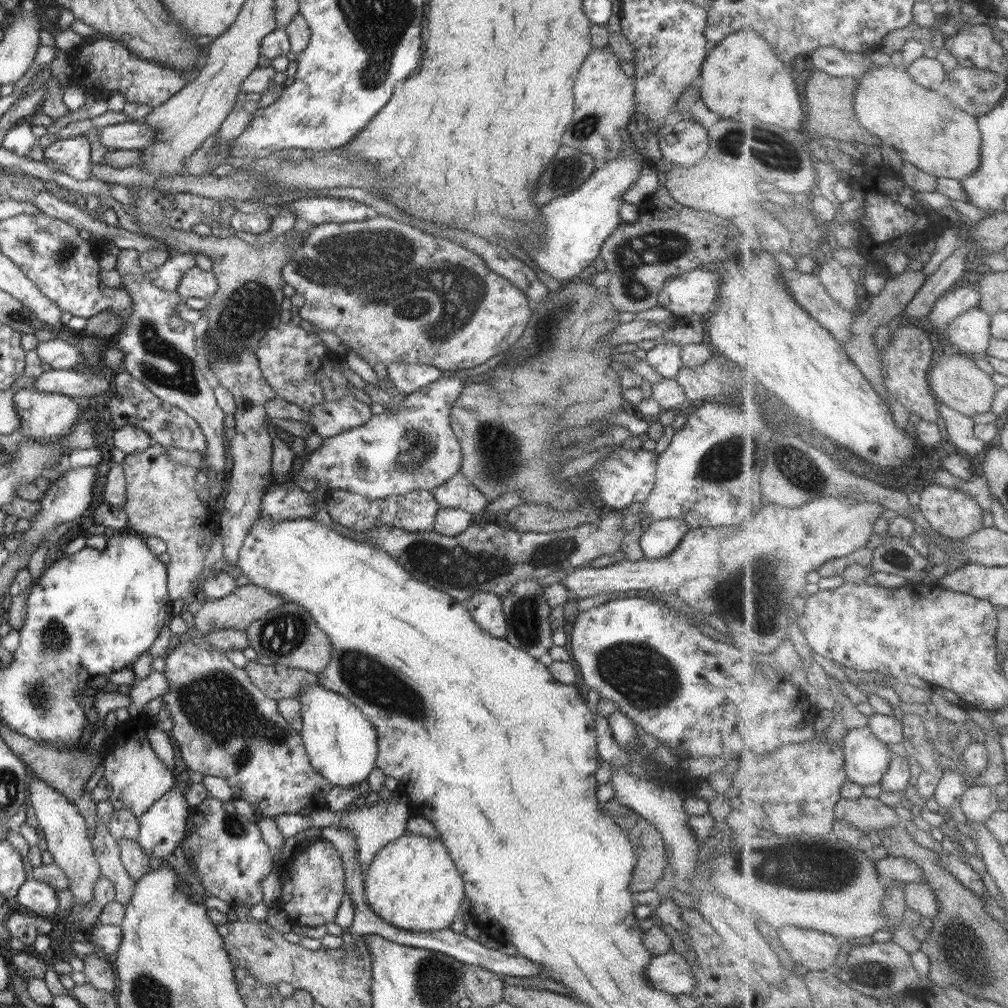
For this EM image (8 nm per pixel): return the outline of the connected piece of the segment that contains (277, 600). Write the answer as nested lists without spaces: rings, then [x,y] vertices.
[[[249,583],[236,587],[224,598],[202,602],[200,610],[193,614],[194,628],[204,635],[220,629],[245,631],[252,622],[262,618],[268,611],[274,610],[284,603],[285,600],[281,596]]]

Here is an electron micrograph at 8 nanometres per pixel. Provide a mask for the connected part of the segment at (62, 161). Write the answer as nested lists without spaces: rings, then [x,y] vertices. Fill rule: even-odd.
[[[84,134],[53,142],[43,149],[43,156],[59,164],[57,171],[77,181],[94,178],[90,162],[90,141]]]

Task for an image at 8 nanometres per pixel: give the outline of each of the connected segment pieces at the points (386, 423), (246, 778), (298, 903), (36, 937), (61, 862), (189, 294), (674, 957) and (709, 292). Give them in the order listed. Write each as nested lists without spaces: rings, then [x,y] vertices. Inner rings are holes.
[[[458,372],[454,377],[442,376],[426,388],[420,388],[417,392],[401,398],[400,406],[396,410],[374,414],[371,420],[358,428],[325,438],[322,446],[306,457],[297,475],[299,477],[294,477],[290,472],[289,479],[297,484],[298,478],[316,479],[317,487],[326,486],[328,491],[339,488],[372,500],[388,498],[393,494],[407,494],[415,490],[435,490],[459,472],[462,463],[461,445],[450,426],[450,409],[466,385],[481,377],[471,374],[462,376]]]
[[[183,641],[180,647],[176,647],[175,650],[165,656],[166,668],[164,668],[163,675],[167,678],[169,687],[167,691],[162,695],[163,704],[165,704],[168,716],[172,718],[172,738],[176,740],[176,746],[182,754],[182,760],[184,760],[187,768],[194,770],[194,772],[200,772],[200,774],[206,776],[219,776],[225,778],[232,787],[233,796],[236,799],[244,799],[250,804],[253,804],[254,808],[260,816],[277,817],[281,814],[310,814],[311,812],[328,809],[329,806],[325,801],[327,792],[332,790],[332,786],[319,772],[316,772],[311,763],[308,761],[307,755],[301,734],[292,728],[292,725],[280,714],[277,704],[278,701],[266,696],[265,692],[262,692],[246,673],[246,670],[237,668],[224,654],[223,651],[210,650],[203,646],[196,646],[189,641]]]
[[[320,840],[316,844],[310,843],[302,854],[294,857],[294,860],[288,864],[286,872],[282,874],[282,896],[276,901],[278,911],[286,913],[290,918],[292,925],[302,924],[312,928],[324,929],[329,923],[334,923],[338,908],[342,903],[342,898],[346,892],[344,866],[342,866],[341,854],[327,840]]]
[[[11,912],[5,919],[10,936],[19,939],[25,946],[36,946],[42,936],[52,931],[52,920],[42,916]]]
[[[34,774],[28,779],[28,805],[34,808],[38,818],[38,831],[42,838],[46,839],[47,850],[50,851],[54,859],[54,865],[60,866],[60,869],[68,876],[68,890],[74,899],[73,905],[84,905],[94,901],[93,889],[97,881],[102,877],[100,871],[100,863],[96,860],[96,852],[93,850],[92,838],[88,836],[87,820],[80,814],[78,807],[72,803],[58,790],[52,788],[48,783],[40,780]]]
[[[195,266],[184,273],[176,291],[183,300],[203,298],[207,301],[217,290],[218,283],[214,273]]]
[[[674,951],[652,955],[645,976],[652,988],[668,994],[689,994],[695,985],[688,961]]]
[[[711,268],[694,269],[669,278],[658,296],[660,306],[678,317],[704,318],[721,289],[721,276]]]

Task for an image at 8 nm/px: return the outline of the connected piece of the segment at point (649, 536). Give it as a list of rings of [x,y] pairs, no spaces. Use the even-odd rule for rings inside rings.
[[[680,519],[652,520],[640,538],[640,546],[645,558],[657,559],[668,556],[681,544],[689,526]]]

